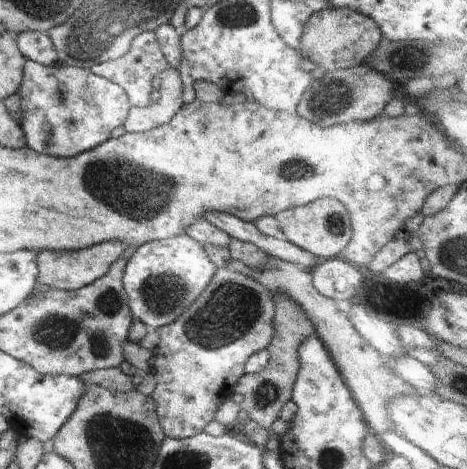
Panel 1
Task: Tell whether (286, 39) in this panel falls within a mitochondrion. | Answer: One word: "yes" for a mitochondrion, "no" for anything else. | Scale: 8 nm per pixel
no

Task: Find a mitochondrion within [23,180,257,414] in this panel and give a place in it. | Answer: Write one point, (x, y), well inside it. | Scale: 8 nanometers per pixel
(56, 332)

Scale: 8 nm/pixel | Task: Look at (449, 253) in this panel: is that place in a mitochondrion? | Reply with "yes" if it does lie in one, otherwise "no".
yes

